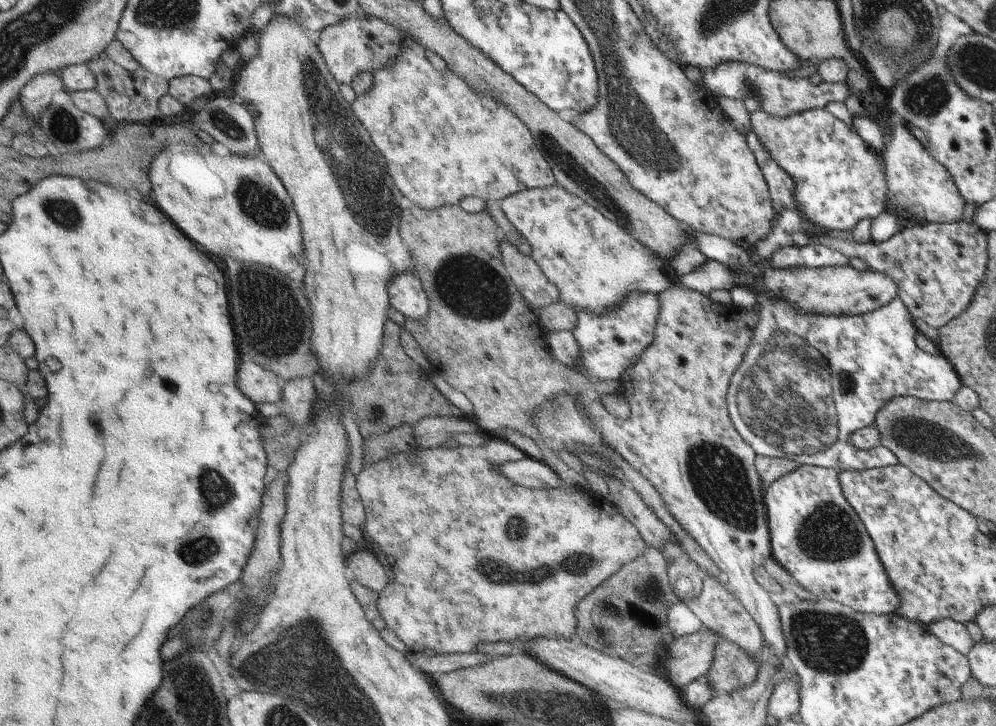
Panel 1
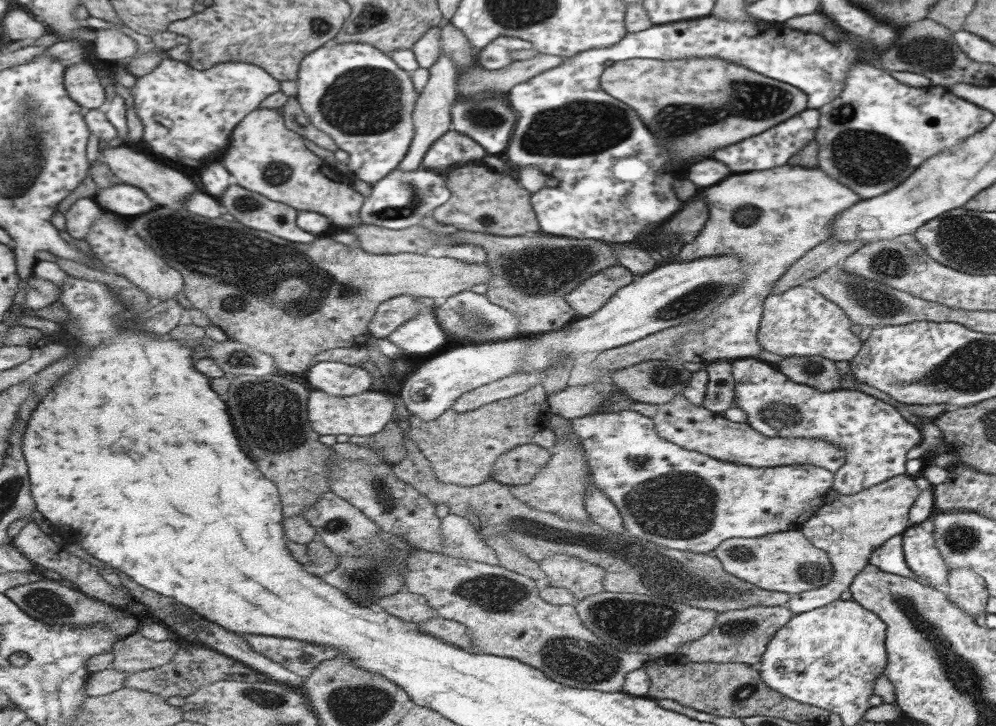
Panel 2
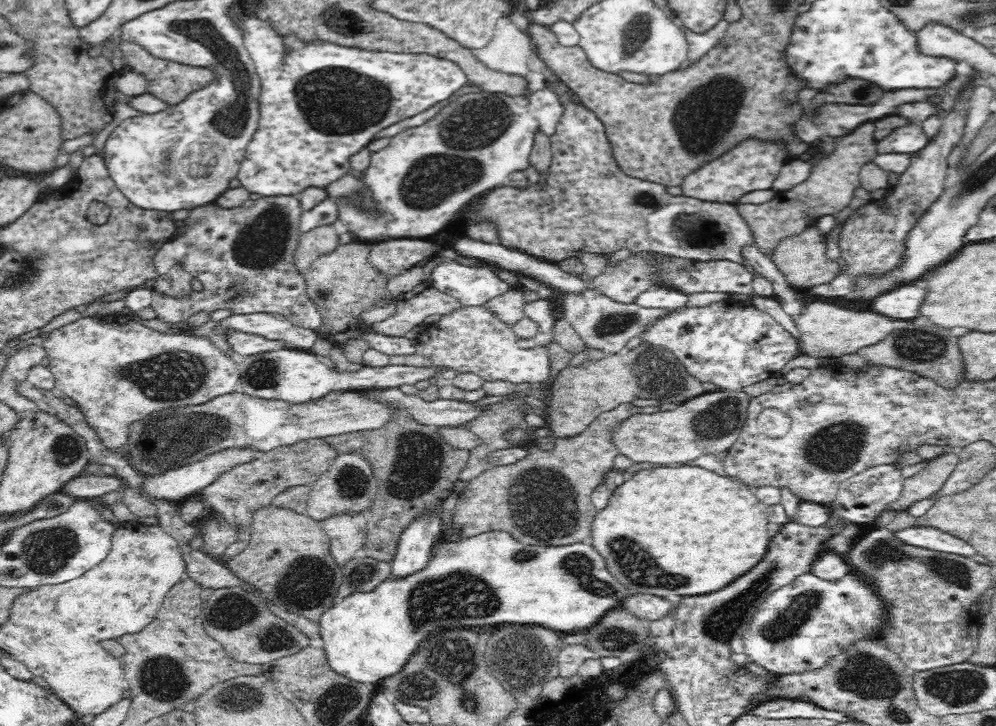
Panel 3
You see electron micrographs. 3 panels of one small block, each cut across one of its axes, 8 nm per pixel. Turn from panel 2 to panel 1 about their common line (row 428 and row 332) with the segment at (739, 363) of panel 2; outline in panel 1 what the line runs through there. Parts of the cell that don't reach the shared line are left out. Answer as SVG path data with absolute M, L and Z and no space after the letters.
M764 288L756 294L756 302L753 309L756 310L758 321L754 327L754 334L749 348L746 349L743 356L743 363L739 370L731 376L731 382L728 384L725 400L727 401L728 415L736 431L749 444L749 446L758 454L764 457L777 457L787 459L795 456L801 465L813 465L814 467L825 467L826 469L835 469L837 472L853 472L853 470L865 470L872 468L883 468L896 465L899 461L896 455L883 444L877 447L861 449L851 444L850 437L860 428L875 424L874 420L881 408L896 397L917 397L921 400L928 401L947 401L953 402L956 392L960 390L959 378L955 380L954 368L947 364L947 360L938 352L931 356L921 352L913 338L917 334L915 325L911 322L910 312L905 312L905 306L901 304L900 296L879 307L877 310L864 313L863 315L841 315L840 317L809 315L808 313L798 312L787 303L775 299L764 292Z

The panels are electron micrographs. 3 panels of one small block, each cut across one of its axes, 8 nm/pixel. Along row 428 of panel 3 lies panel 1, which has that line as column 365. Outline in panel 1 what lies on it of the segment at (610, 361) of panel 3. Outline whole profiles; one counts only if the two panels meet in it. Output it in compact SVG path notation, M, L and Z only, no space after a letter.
M358 548L348 556L347 561L349 575L353 580L359 581L378 594L384 590L389 581L373 552Z

